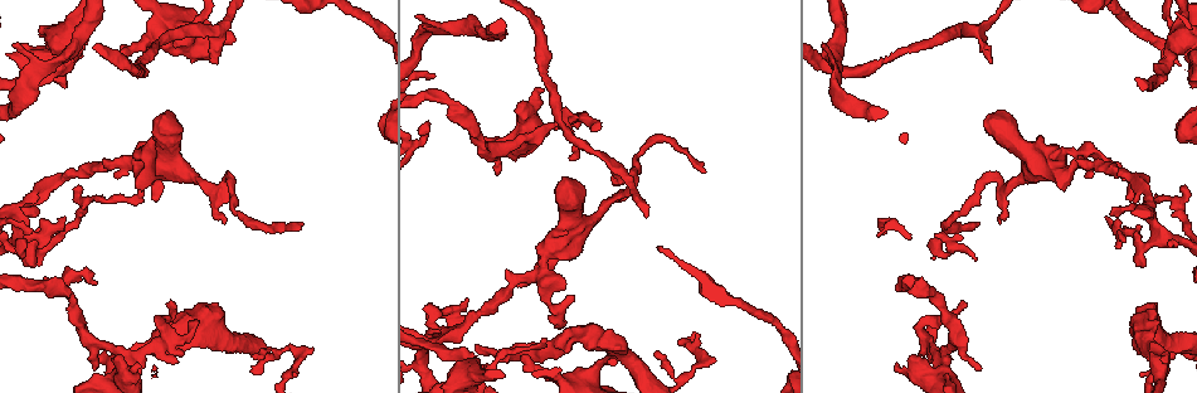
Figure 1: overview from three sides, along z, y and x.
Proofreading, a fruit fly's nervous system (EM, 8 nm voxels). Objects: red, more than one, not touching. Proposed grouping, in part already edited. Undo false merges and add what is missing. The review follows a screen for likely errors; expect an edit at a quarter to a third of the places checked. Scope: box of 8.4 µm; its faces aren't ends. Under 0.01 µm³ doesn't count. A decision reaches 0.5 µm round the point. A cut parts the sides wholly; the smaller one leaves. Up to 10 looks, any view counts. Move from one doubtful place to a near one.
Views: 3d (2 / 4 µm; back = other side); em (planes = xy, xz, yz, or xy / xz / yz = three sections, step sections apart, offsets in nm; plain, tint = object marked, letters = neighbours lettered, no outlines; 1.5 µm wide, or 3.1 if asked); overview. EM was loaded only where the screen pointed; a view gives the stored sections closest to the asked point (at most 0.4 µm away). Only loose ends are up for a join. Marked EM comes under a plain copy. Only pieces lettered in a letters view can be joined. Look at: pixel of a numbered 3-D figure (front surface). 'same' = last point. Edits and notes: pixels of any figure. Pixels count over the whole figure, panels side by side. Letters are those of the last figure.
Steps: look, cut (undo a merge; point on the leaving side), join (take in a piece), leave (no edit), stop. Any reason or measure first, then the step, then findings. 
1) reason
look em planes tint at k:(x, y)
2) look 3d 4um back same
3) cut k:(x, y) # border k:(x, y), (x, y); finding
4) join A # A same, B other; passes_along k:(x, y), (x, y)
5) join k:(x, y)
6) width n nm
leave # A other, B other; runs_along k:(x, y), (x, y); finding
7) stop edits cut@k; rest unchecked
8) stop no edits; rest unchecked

sharp bend
look em planes letters at 1:(294, 355)

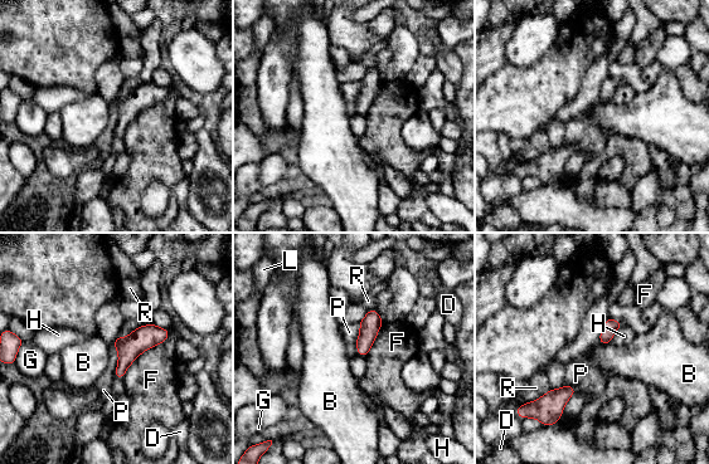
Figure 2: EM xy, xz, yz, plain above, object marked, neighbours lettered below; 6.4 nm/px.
leave # B other, D other, F other, G other, H other, L other, P other, R other; border 2:(111, 345), (117, 352), (113, 376); continuous, no second cell

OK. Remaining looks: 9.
sudden change in width
look 3d 2um back at 1:(914, 377)

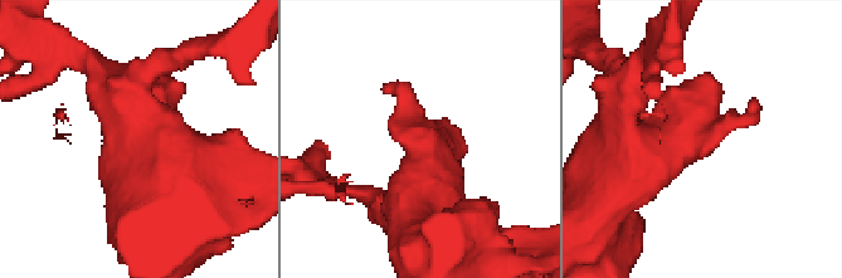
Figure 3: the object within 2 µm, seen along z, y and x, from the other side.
shape alone is not enough
look em planes letters at 3:(707, 137)

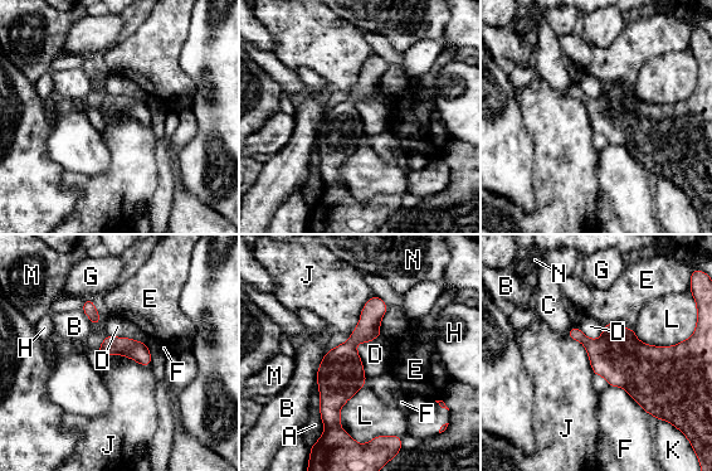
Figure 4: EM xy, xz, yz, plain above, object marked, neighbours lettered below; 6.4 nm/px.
width 120 nm
leave # A other, B other, C other, D other, E other, F other, G other, H other, J other, K other, L other, M other, N other; one cell here

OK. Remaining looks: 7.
thin neck
look em planes letters at 1:(886, 58)

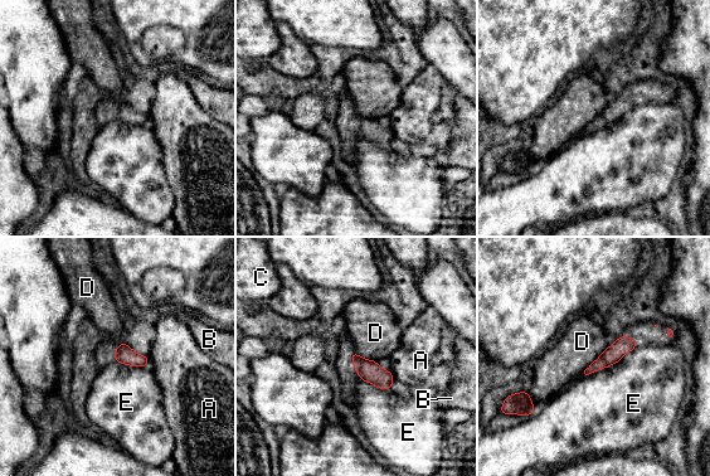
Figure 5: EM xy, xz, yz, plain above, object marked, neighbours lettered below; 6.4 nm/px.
leave # A other, B other, C other, D other, E other; border 5:(608, 346), (583, 372); all the same cell

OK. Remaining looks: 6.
branch stops here
look em planes letters at 1:(523, 359)

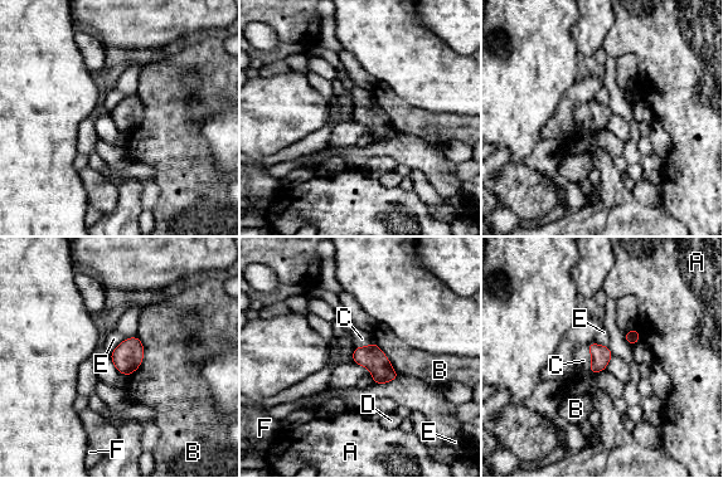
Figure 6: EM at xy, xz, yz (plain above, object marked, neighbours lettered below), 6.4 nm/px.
join C # A other, B other, C same, D other, E other, F other; passes_along 6:(601, 355), (592, 359), (583, 360); it goes on there

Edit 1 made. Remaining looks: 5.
stop edits join@6; rest unchecked

